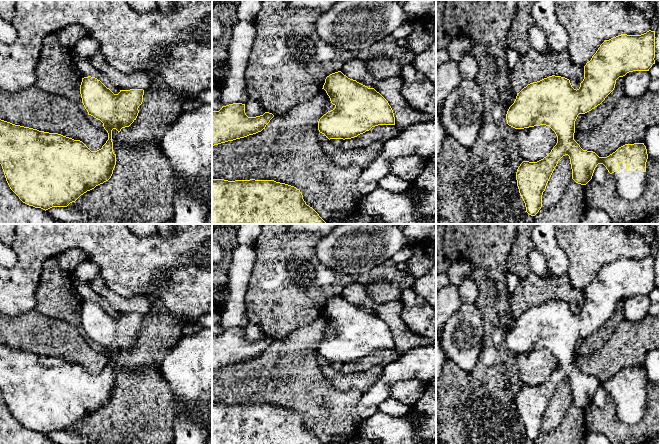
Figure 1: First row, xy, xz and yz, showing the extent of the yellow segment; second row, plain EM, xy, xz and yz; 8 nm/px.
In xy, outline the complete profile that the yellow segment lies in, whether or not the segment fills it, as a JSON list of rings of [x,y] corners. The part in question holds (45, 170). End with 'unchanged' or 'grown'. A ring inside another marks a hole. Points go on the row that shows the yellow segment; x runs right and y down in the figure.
[[[88,76],[82,78],[80,94],[88,115],[100,120],[108,133],[108,140],[97,151],[91,151],[80,140],[0,119],[0,164],[10,189],[29,206],[45,211],[52,207],[67,207],[87,191],[111,178],[116,165],[112,130],[116,129],[119,133],[136,120],[144,90],[120,90],[114,94],[100,80]]]; unchanged

